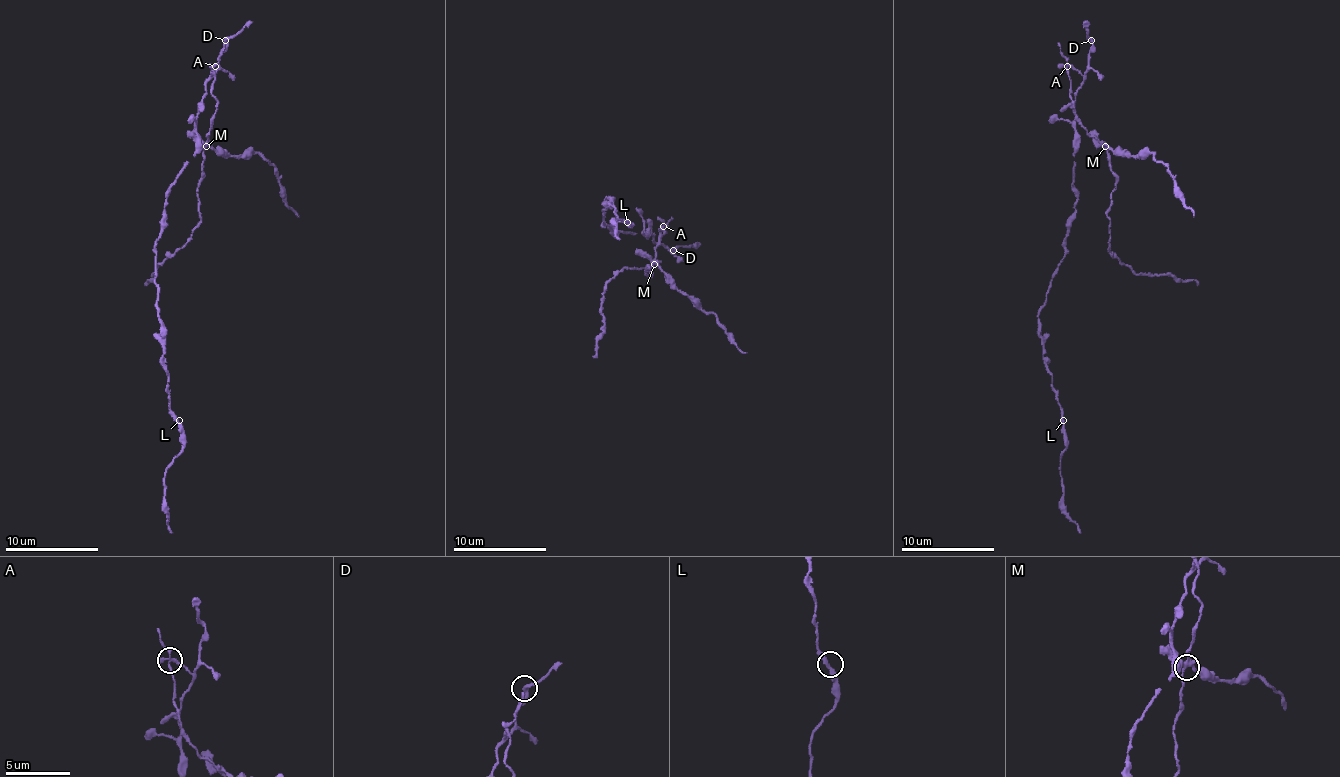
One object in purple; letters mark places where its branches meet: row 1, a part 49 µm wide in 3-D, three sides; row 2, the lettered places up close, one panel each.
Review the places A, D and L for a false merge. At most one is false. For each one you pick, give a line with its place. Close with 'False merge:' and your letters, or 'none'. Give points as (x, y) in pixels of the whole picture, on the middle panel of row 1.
A: place (663, 226)
False merge: A

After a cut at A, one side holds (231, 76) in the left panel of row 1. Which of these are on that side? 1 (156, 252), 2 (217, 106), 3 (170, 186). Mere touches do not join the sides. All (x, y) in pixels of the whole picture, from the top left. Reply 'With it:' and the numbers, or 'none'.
With it: 1, 3

